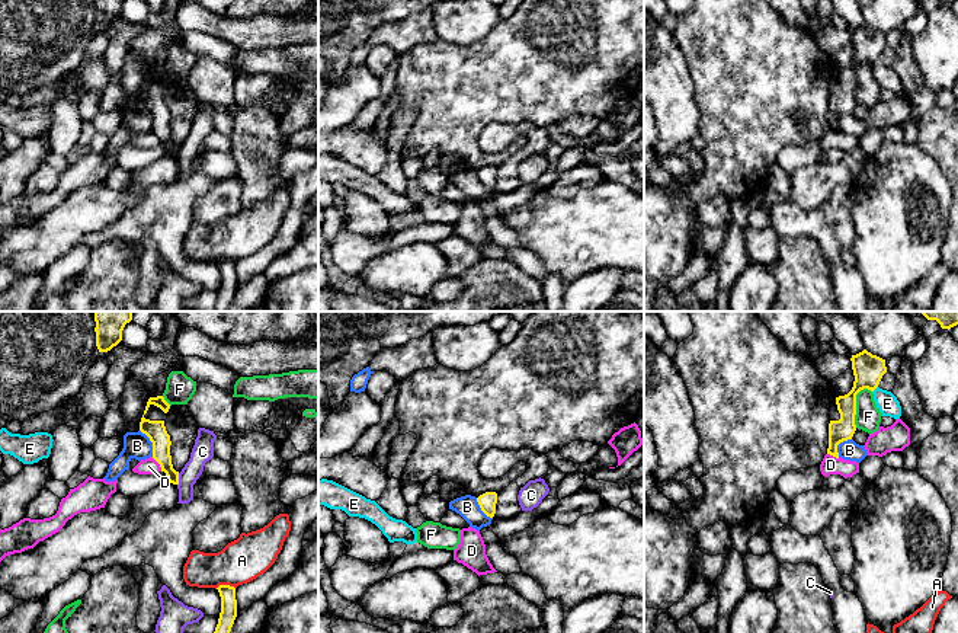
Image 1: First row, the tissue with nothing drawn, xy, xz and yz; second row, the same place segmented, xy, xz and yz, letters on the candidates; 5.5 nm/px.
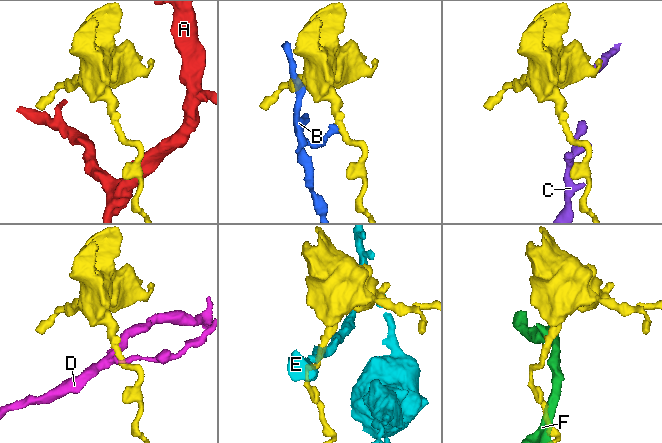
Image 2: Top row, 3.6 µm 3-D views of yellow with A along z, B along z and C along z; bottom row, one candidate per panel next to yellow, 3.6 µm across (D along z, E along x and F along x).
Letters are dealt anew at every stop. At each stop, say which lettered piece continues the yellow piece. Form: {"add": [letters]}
{"add": []}

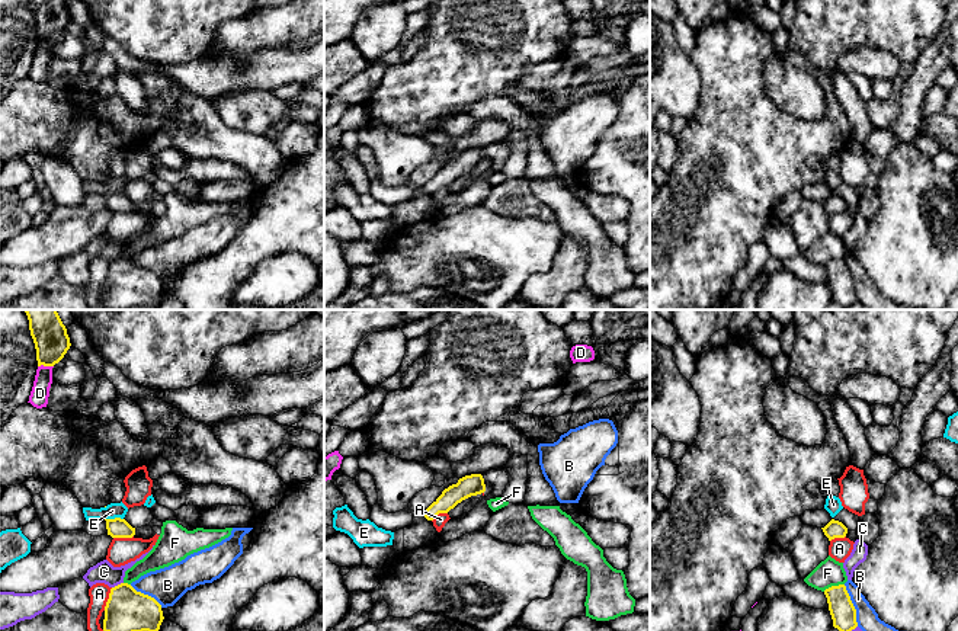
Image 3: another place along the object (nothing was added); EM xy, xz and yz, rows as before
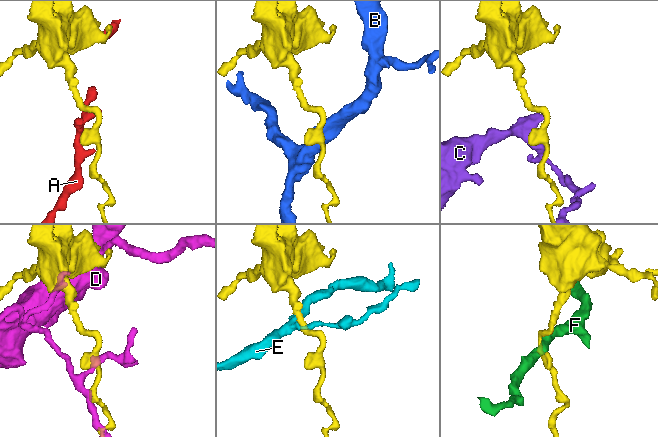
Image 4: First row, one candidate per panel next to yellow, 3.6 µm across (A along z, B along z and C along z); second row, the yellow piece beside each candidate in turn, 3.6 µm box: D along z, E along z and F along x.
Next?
{"add": []}

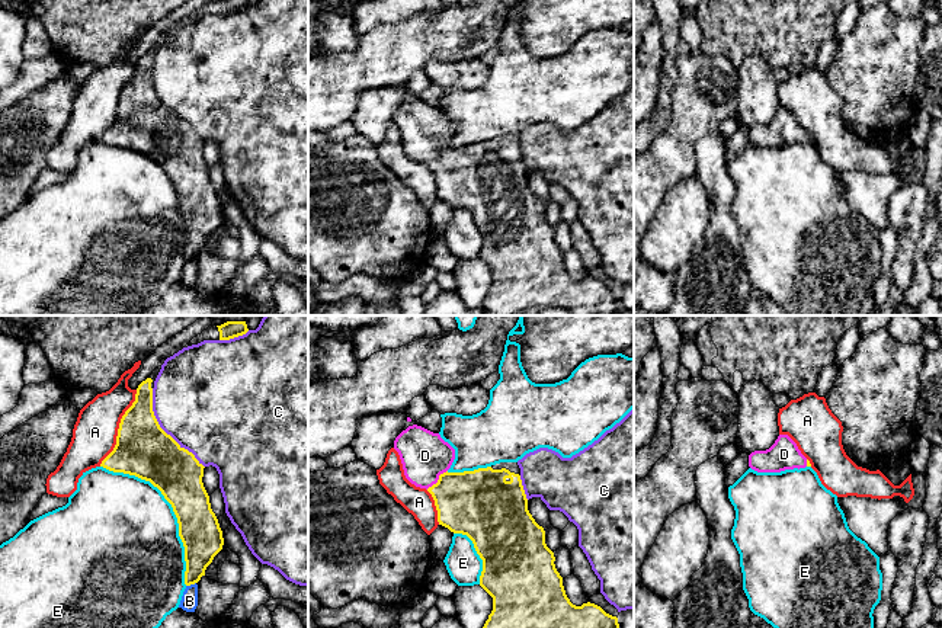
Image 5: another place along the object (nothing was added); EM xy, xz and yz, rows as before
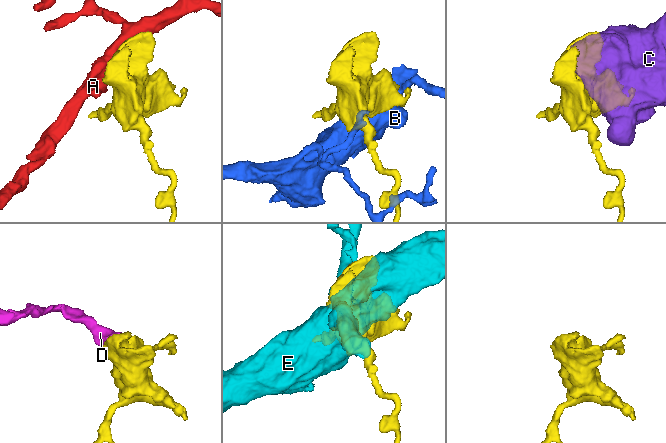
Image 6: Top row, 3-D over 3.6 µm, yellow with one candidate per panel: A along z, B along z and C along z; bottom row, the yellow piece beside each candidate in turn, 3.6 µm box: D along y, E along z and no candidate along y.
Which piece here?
{"add": ["D"]}

